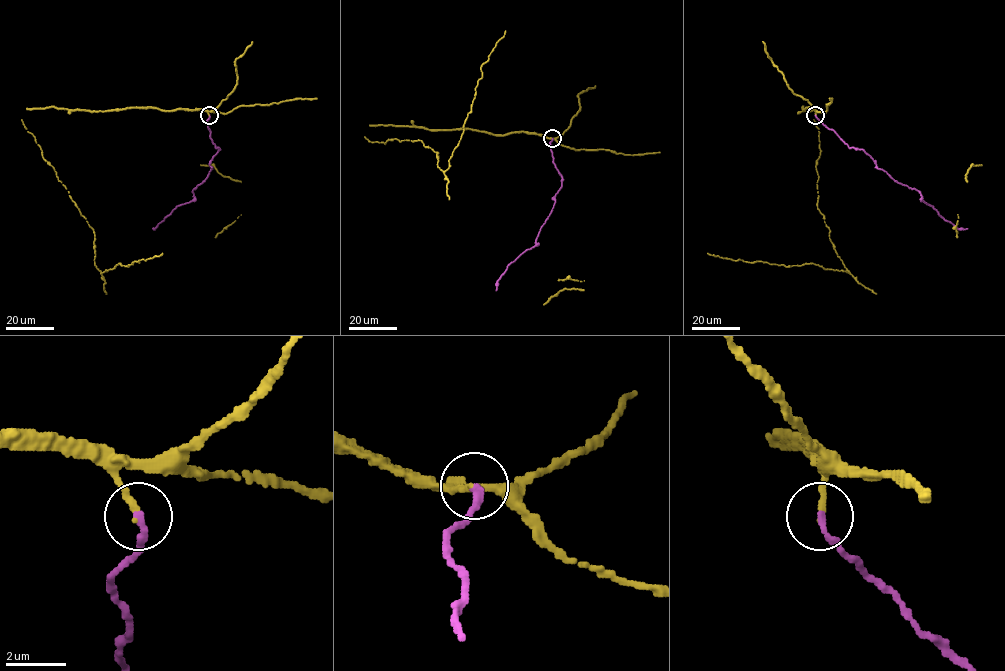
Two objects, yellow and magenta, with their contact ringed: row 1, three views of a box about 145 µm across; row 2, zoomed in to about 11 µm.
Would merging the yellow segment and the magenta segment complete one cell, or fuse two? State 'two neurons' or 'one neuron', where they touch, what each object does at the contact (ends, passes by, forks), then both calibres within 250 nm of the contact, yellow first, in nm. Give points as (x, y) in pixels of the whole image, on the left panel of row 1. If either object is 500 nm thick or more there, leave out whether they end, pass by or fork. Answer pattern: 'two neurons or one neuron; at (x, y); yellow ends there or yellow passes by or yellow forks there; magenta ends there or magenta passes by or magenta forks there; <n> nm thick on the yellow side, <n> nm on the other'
one neuron; at (209, 115); yellow ends there; magenta ends there; 220 nm thick on the yellow side, 280 nm on the other

